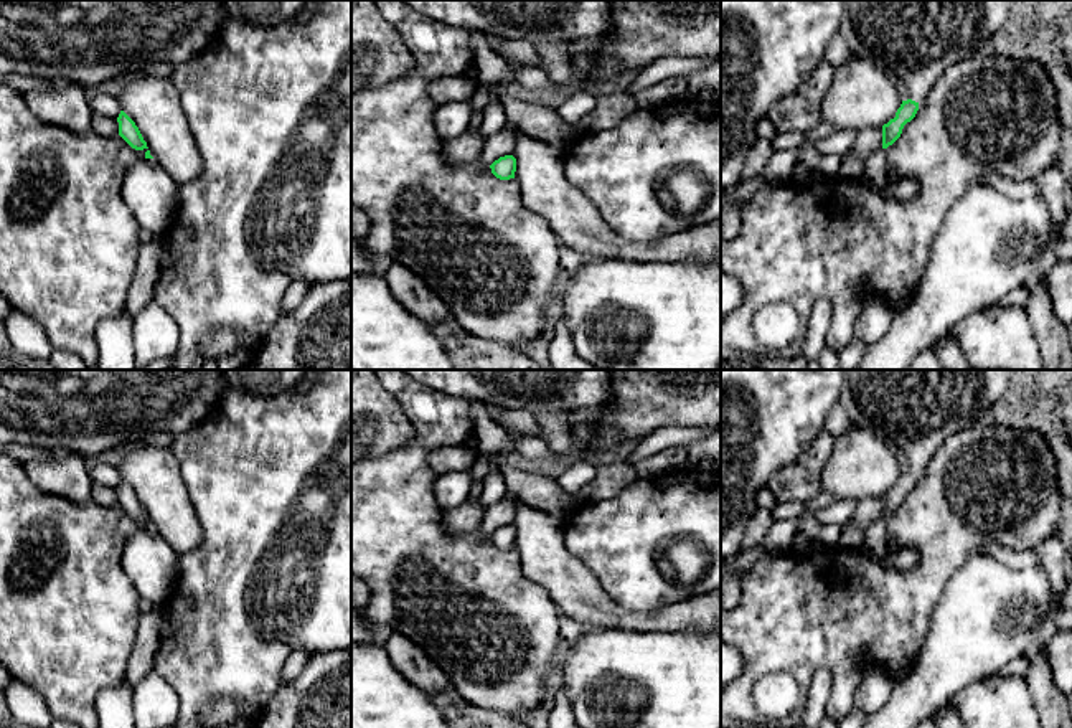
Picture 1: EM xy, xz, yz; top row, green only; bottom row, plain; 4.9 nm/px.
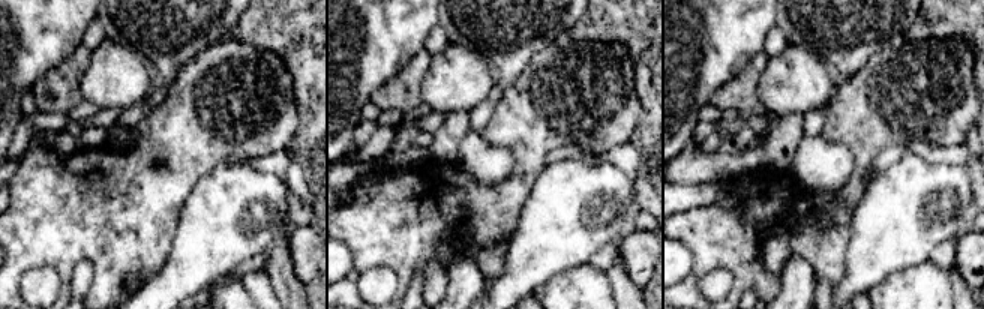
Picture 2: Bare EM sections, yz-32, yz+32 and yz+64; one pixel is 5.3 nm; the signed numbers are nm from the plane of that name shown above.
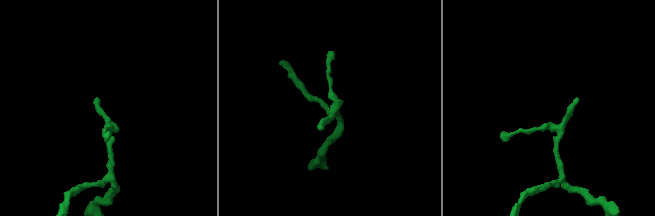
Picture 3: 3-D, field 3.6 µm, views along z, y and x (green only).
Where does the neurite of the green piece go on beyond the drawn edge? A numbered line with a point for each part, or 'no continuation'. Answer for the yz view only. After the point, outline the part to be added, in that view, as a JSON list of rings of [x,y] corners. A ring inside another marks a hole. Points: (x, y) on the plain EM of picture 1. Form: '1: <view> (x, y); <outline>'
1: yz (916, 410); [[[846,370],[846,381],[872,429],[902,451],[909,467],[924,472],[942,444],[953,434],[975,424],[1006,391],[1013,370]]]

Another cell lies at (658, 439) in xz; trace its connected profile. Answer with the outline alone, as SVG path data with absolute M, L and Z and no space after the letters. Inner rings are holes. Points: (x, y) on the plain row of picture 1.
M660 428L643 437L623 462L633 464L666 447L686 446L714 433L712 428Z

